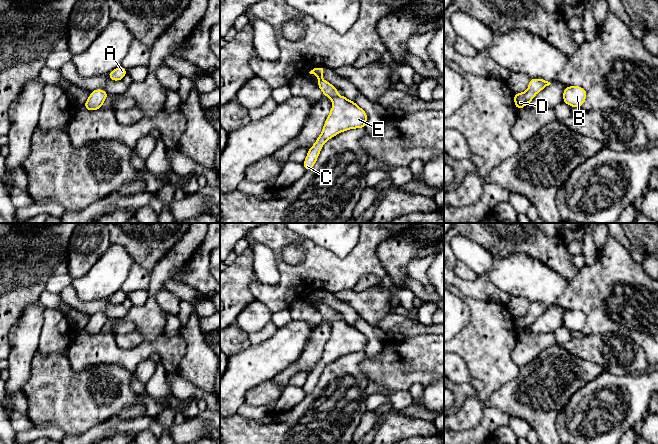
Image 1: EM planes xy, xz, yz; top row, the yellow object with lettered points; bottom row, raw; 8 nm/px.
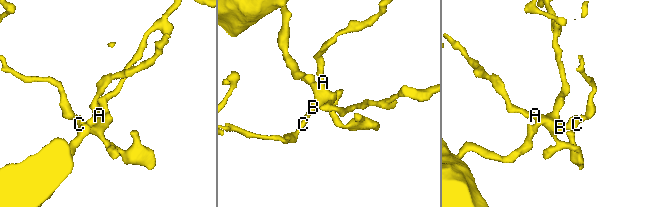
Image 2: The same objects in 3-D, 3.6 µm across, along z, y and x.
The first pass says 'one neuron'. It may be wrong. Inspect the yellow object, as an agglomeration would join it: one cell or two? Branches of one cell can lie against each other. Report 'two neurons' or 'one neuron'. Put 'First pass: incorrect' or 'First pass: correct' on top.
First pass: correct
one neuron

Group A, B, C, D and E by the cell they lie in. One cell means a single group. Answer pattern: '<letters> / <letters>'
A B C D E

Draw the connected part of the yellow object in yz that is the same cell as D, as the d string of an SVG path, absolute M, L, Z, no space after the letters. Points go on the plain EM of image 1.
M531 302L528 313L525 316L514 317L514 327L517 334L523 333L526 328L530 328L534 320L550 308L544 303Z

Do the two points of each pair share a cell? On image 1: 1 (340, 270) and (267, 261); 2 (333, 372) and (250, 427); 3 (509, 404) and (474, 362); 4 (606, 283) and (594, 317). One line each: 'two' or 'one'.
1: two
2: one
3: two
4: one

